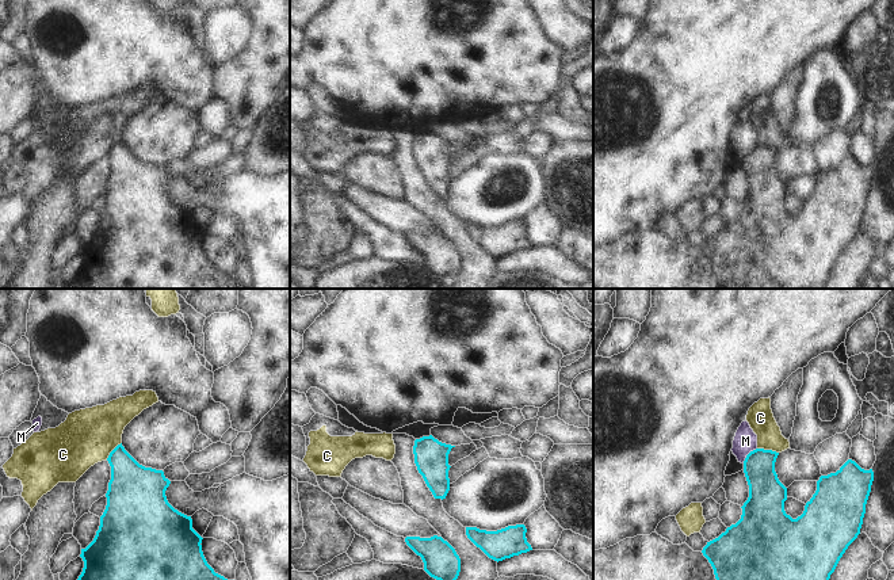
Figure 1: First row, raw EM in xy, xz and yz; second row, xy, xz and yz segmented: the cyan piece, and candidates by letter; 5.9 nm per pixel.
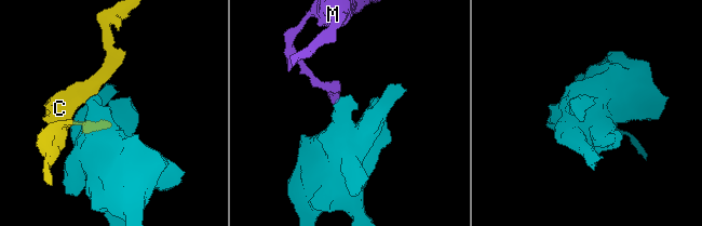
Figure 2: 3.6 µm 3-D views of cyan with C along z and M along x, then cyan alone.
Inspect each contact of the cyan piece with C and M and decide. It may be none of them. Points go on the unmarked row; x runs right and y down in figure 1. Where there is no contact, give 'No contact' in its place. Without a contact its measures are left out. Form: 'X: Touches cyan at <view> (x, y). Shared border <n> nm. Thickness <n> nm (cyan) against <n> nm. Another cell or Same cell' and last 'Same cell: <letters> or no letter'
C: Touches cyan at yz (768, 147). Shared border 130 nm. Thickness 200 nm (cyan) against 160 nm. Another cell
M: Touches cyan at yz (748, 151). Shared border 130 nm. Thickness 200 nm (cyan) against 140 nm. Another cell
Same cell: no letter.

